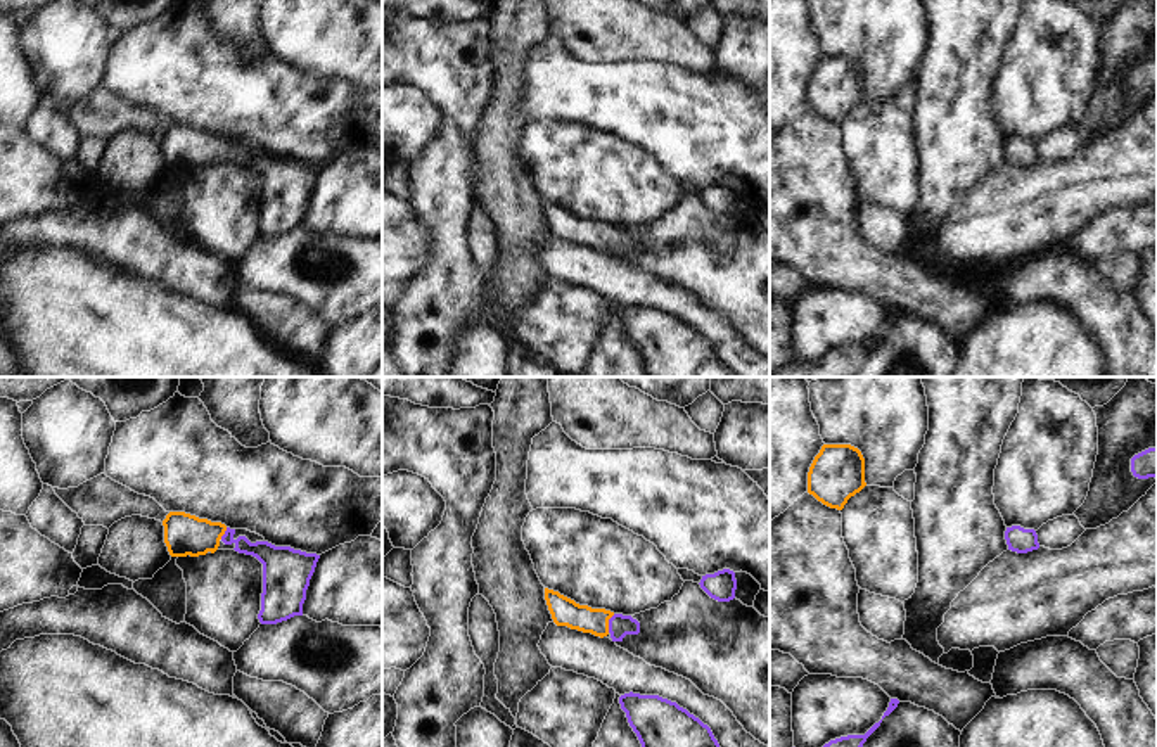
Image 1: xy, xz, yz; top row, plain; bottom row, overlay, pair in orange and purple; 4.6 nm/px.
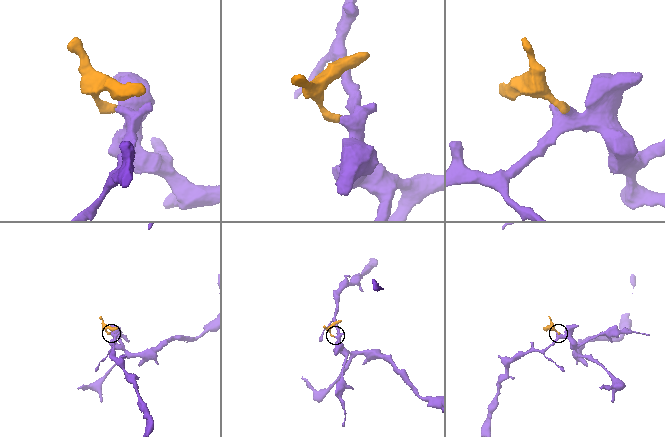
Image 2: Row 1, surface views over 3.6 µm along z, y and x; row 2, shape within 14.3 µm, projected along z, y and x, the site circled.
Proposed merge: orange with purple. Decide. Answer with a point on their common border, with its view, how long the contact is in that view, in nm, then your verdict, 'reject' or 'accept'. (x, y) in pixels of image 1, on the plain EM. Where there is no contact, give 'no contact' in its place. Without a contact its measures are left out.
meets orange in xz at (607, 236); contact 90 nm long; accept

